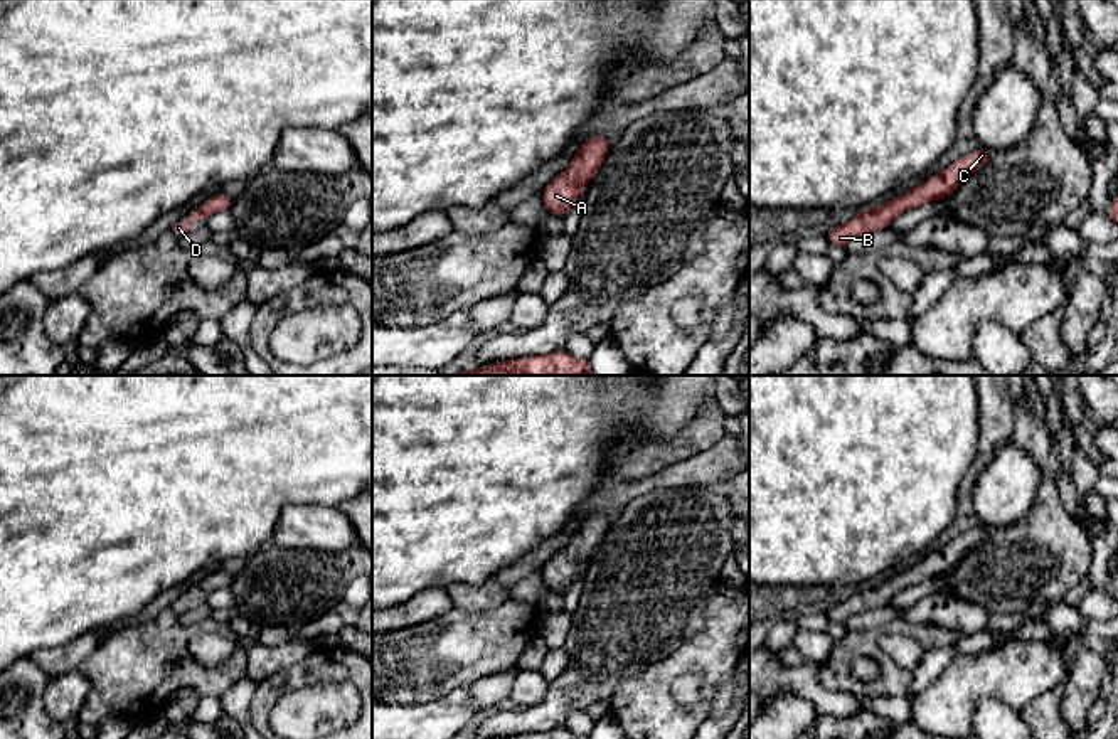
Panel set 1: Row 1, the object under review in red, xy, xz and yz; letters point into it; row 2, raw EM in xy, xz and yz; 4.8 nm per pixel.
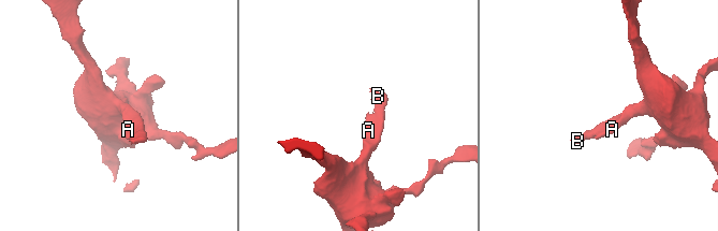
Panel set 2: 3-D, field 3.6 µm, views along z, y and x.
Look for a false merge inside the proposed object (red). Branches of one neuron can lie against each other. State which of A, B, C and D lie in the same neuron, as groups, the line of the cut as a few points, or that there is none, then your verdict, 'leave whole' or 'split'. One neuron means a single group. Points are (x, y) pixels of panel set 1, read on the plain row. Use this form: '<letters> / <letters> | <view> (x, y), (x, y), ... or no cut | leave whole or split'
A B C D | no cut | leave whole

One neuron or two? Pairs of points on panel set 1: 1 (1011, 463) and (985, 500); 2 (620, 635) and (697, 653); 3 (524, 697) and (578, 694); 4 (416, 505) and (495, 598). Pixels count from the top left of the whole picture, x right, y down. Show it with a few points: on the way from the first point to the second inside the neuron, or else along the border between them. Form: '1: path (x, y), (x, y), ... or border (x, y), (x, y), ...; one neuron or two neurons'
1: path (1011, 472), (994, 492); one neuron
2: border (704, 620), (704, 625), (676, 650), (644, 669); two neurons
3: border (549, 684), (537, 702), (519, 709); two neurons
4: border (495, 574), (477, 586), (452, 583), (445, 588); two neurons

